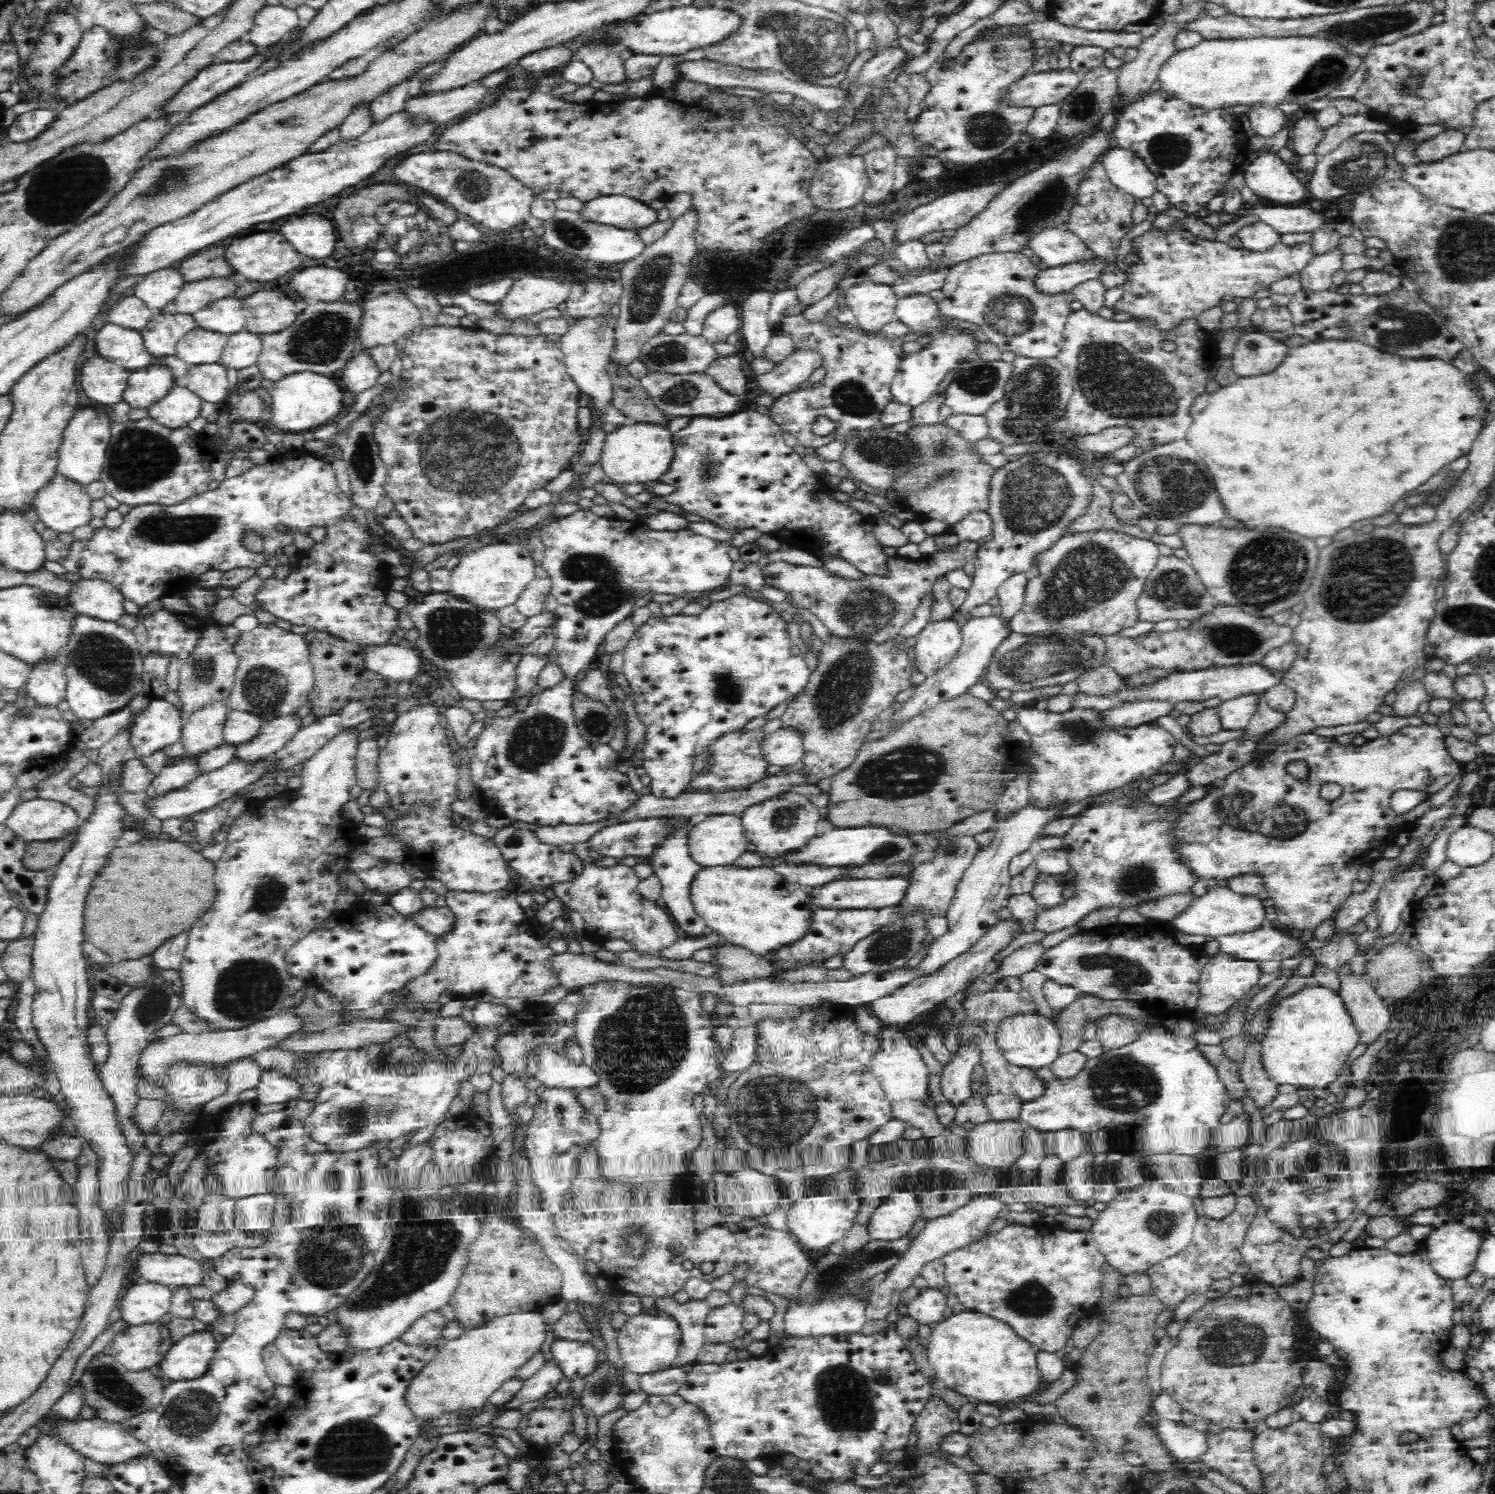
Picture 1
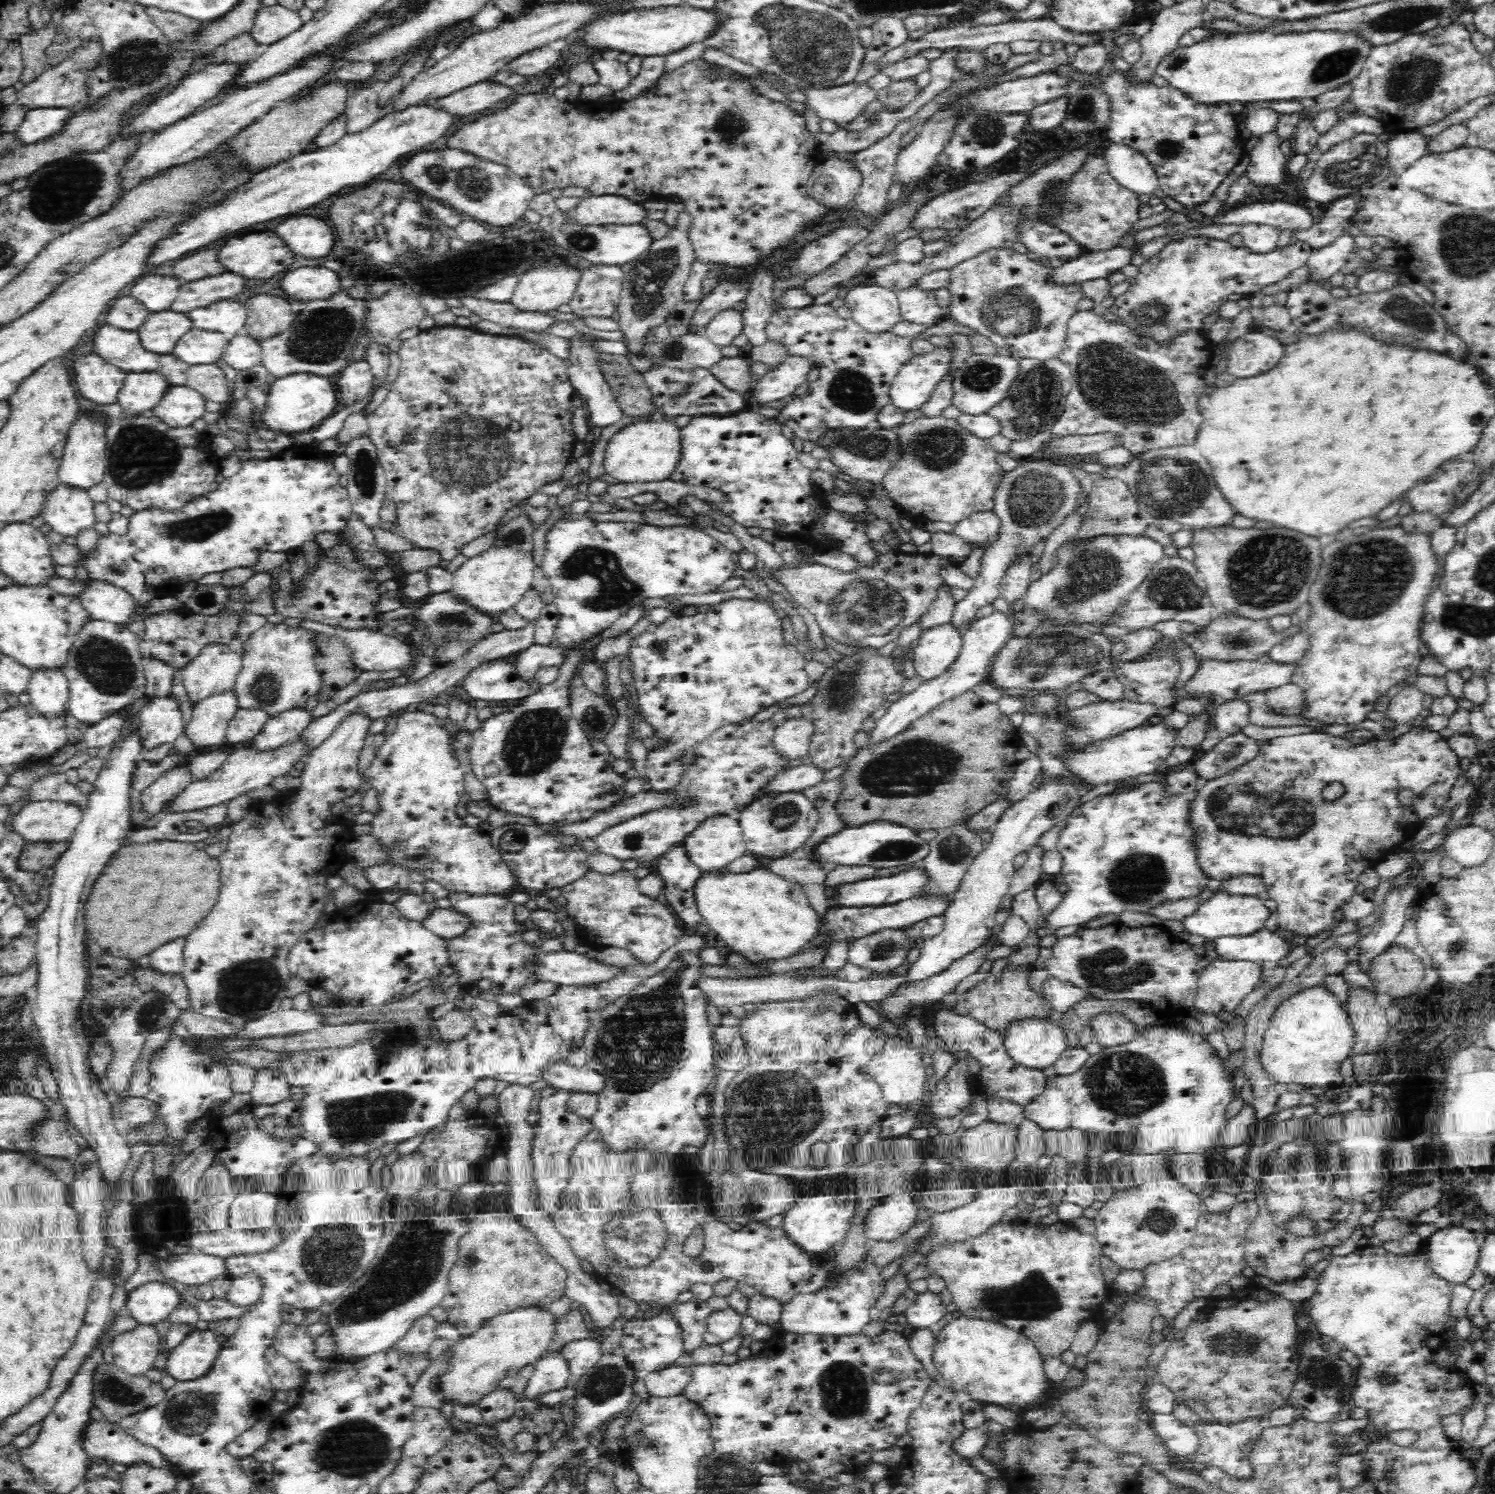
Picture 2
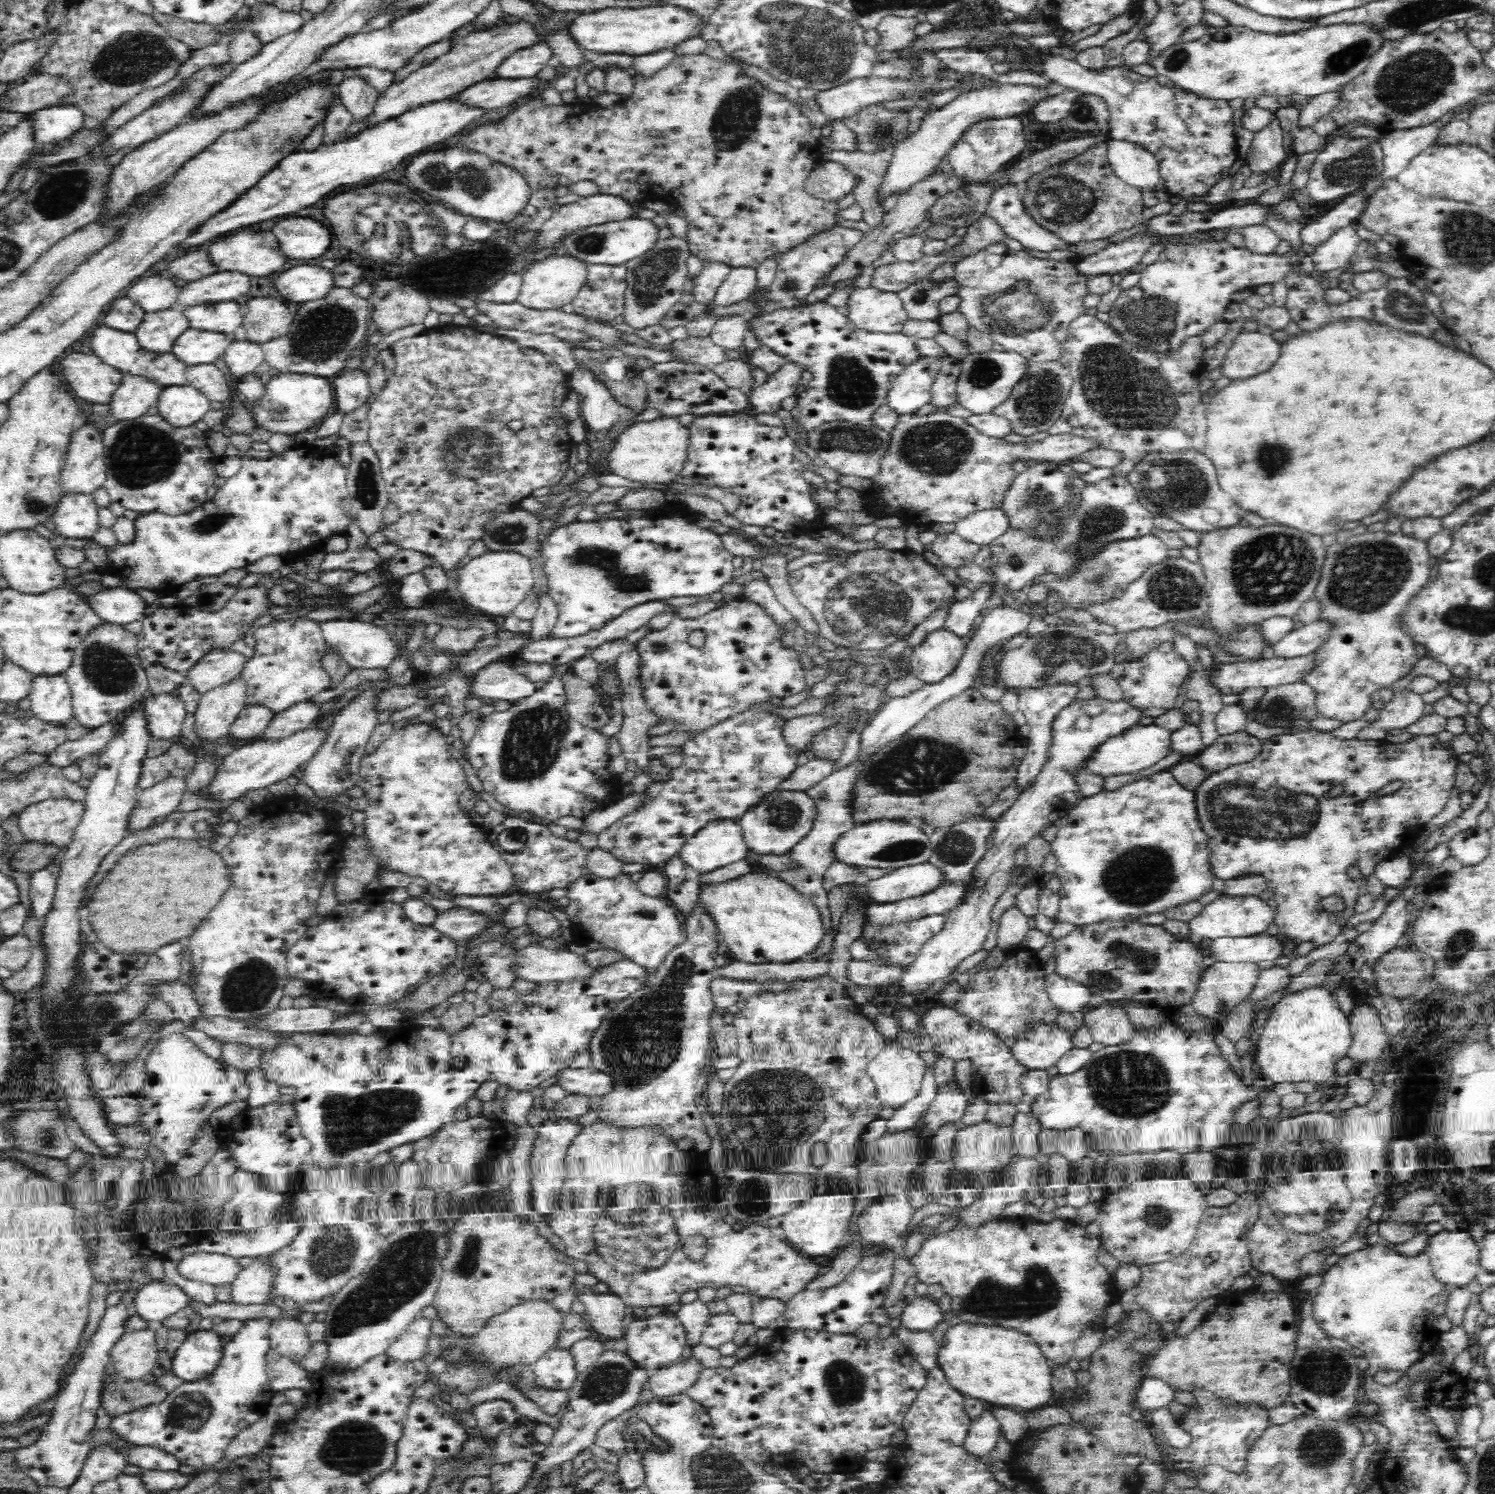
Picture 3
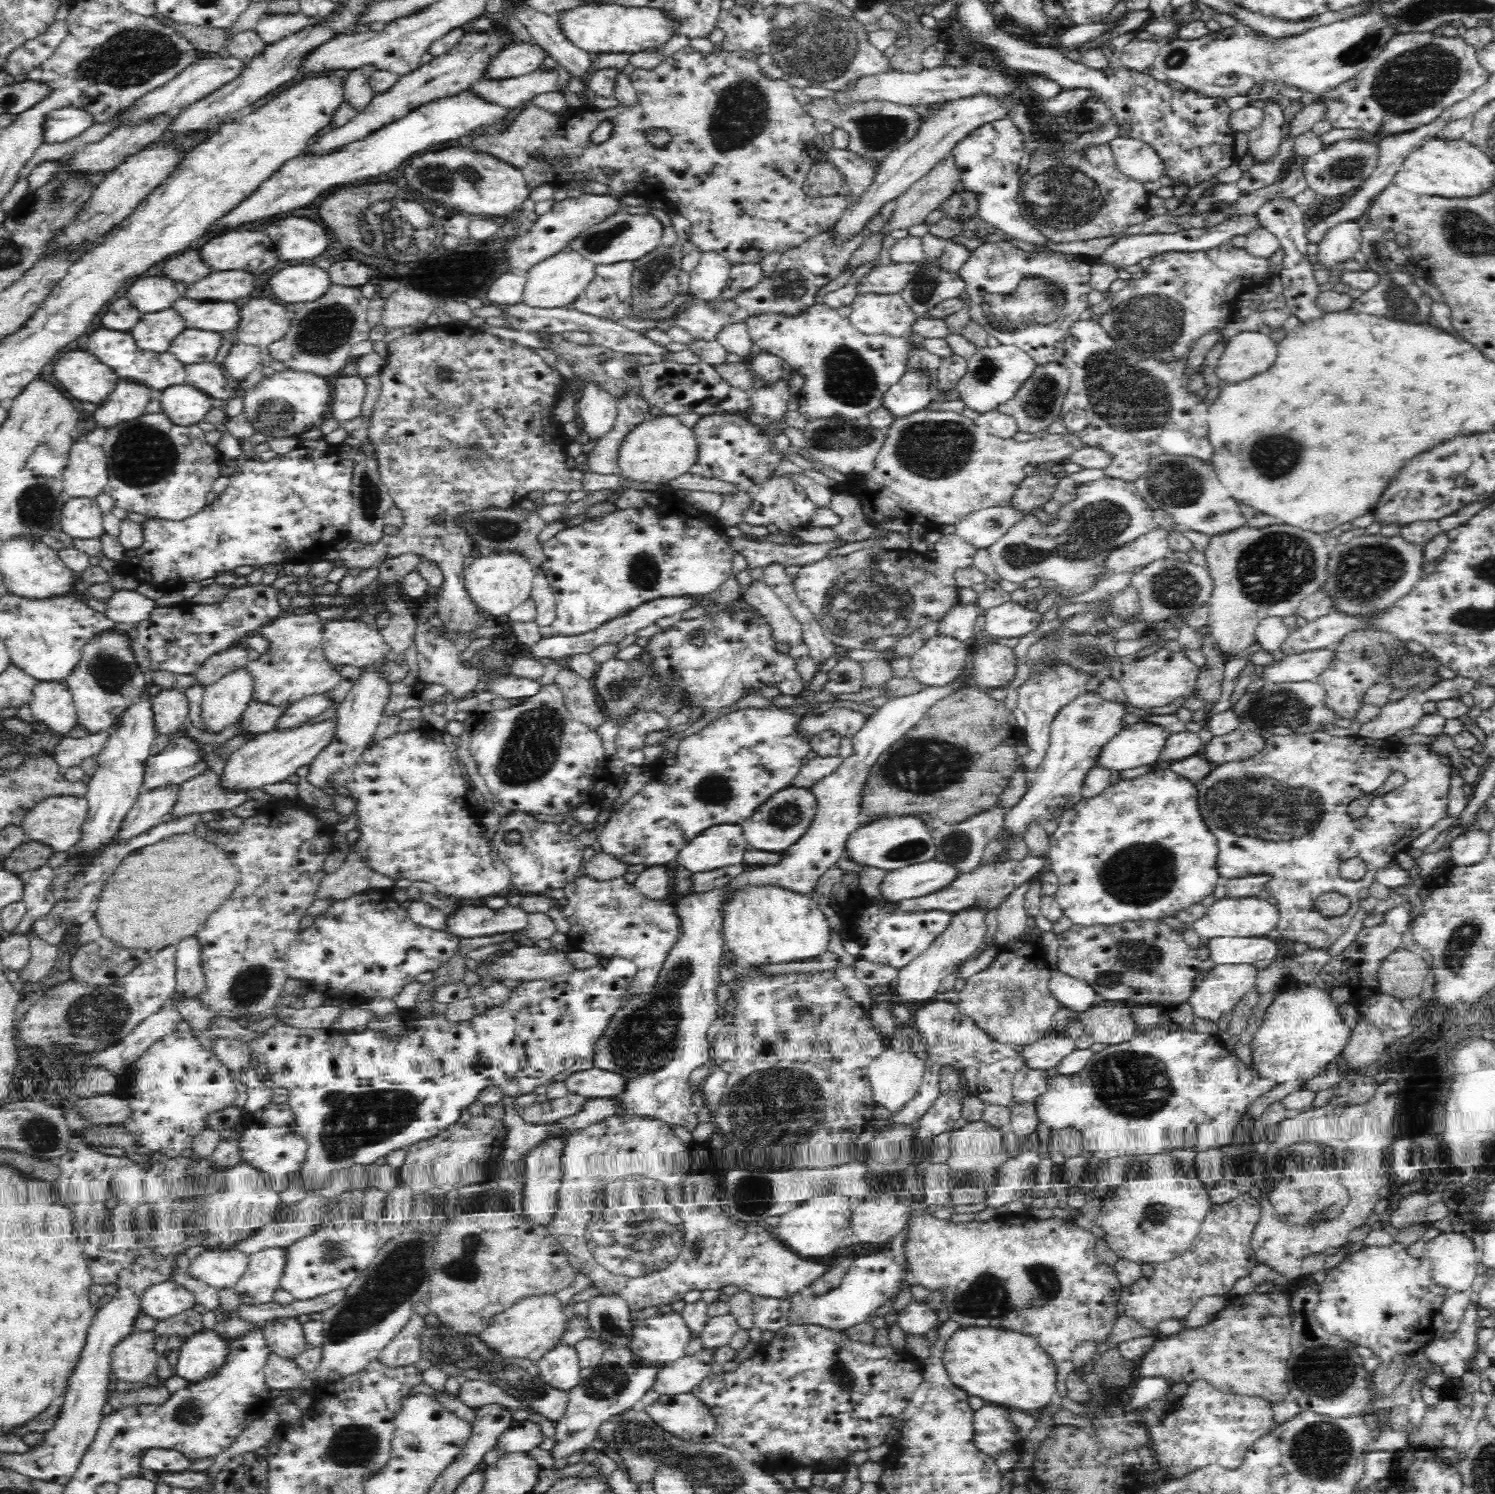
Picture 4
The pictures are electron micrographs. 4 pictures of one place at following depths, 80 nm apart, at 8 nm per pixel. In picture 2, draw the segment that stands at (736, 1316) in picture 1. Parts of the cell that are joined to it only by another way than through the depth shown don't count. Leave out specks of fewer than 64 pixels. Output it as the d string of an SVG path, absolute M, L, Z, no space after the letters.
M730 1306L726 1310L712 1312L707 1318L703 1342L710 1346L718 1346L732 1340L739 1333L742 1317Z

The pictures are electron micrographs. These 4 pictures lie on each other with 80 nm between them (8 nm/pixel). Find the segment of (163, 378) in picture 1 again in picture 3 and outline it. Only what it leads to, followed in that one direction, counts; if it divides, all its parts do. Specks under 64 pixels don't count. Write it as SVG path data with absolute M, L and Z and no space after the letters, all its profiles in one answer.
M126 374L108 402L110 413L107 420L134 420L145 415L150 406L156 406L161 390L147 378Z

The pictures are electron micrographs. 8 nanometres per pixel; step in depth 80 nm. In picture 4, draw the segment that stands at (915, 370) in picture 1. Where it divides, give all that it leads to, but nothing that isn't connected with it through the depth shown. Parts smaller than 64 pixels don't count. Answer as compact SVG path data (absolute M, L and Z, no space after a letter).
M906 370L900 380L884 391L883 406L895 418L915 413L928 406L931 396L928 390L929 376Z

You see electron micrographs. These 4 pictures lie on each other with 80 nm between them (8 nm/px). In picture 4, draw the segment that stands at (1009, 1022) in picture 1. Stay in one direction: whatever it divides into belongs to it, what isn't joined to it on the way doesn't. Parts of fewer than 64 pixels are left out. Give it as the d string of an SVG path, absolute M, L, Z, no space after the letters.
M1054 1032L1050 1036L1040 1038L1038 1042L1030 1044L1030 1046L1018 1048L1018 1052L1022 1053L1026 1065L1032 1067L1032 1070L1046 1071L1058 1066L1062 1058L1076 1050L1074 1041L1064 1032Z

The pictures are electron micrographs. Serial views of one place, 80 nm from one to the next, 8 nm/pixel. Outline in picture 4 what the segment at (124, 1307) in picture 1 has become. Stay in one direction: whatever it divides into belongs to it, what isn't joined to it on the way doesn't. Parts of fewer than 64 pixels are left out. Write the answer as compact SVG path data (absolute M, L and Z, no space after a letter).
M165 1281L148 1288L142 1296L142 1313L157 1321L176 1316L196 1306L194 1293L173 1281Z

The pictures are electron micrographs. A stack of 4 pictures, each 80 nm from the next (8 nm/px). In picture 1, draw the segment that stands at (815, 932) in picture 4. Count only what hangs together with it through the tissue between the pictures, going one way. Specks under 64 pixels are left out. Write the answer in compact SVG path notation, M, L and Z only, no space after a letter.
M766 866L701 868L690 886L690 898L696 912L704 919L707 931L722 934L729 945L762 958L800 943L810 932L815 912L805 888L786 881L772 867Z

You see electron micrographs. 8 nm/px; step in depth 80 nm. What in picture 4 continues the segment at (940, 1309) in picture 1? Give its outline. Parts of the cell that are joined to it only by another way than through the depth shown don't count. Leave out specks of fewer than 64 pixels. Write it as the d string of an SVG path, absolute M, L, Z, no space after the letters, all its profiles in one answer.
M912 1301L898 1312L898 1328L907 1336L924 1336L936 1326L938 1315L925 1302Z

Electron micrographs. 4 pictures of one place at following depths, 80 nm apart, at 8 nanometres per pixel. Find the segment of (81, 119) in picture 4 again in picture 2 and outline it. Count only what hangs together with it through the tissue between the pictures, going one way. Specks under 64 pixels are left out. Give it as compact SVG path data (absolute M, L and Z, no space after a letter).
M75 107L35 108L26 112L24 120L16 129L22 143L38 144L56 134L62 134L70 118L74 118Z

